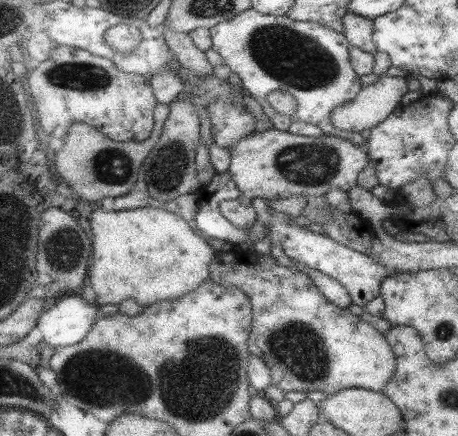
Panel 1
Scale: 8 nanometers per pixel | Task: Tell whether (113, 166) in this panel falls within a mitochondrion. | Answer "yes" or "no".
yes

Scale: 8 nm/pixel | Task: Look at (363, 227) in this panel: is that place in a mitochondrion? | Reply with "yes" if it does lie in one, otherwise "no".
no

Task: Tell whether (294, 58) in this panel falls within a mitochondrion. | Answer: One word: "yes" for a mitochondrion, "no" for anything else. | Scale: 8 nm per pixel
yes

